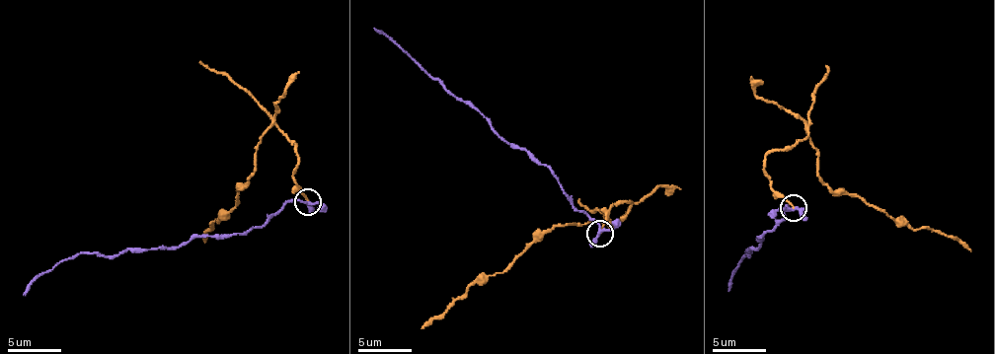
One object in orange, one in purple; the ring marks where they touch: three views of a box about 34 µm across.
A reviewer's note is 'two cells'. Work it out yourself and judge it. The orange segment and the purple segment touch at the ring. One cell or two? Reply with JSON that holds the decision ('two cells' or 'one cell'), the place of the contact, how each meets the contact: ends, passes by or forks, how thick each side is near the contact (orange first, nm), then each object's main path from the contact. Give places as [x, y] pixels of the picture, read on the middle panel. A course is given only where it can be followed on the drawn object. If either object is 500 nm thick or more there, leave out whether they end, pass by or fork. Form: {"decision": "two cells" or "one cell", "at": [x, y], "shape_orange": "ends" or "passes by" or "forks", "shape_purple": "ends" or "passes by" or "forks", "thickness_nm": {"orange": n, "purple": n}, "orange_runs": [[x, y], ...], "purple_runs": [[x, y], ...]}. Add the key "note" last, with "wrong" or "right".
{"decision": "two cells", "at": [599, 233], "shape_orange": "ends", "shape_purple": "forks", "thickness_nm": {"orange": 130, "purple": 200}, "orange_runs": [[598, 234], [610, 207], [631, 201], [629, 211], [611, 229], [606, 223], [558, 224], [420, 327]], "purple_runs": [[598, 234], [598, 226], [572, 204], [554, 173], [496, 132], [482, 113], [444, 90], [427, 70], [374, 29]], "note": "right"}

